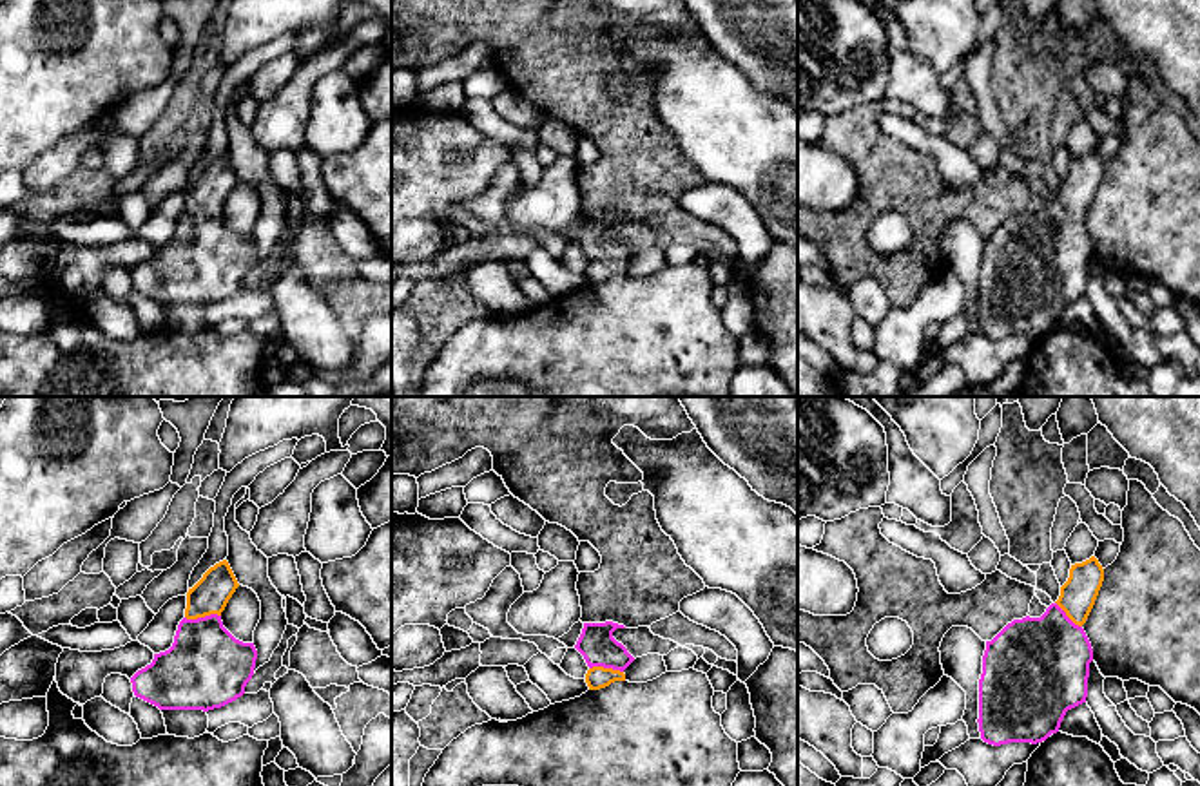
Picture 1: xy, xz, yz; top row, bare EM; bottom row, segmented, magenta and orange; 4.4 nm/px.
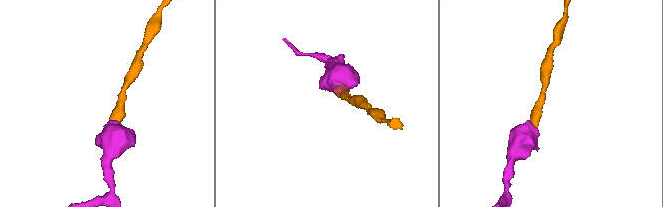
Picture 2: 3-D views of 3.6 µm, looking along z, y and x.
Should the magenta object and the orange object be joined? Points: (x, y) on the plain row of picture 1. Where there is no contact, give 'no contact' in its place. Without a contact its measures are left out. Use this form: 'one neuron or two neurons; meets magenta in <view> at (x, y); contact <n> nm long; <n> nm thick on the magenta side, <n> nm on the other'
one neuron; meets magenta in xy at (202, 212); contact 160 nm long; 360 nm thick on the magenta side, 160 nm on the other

